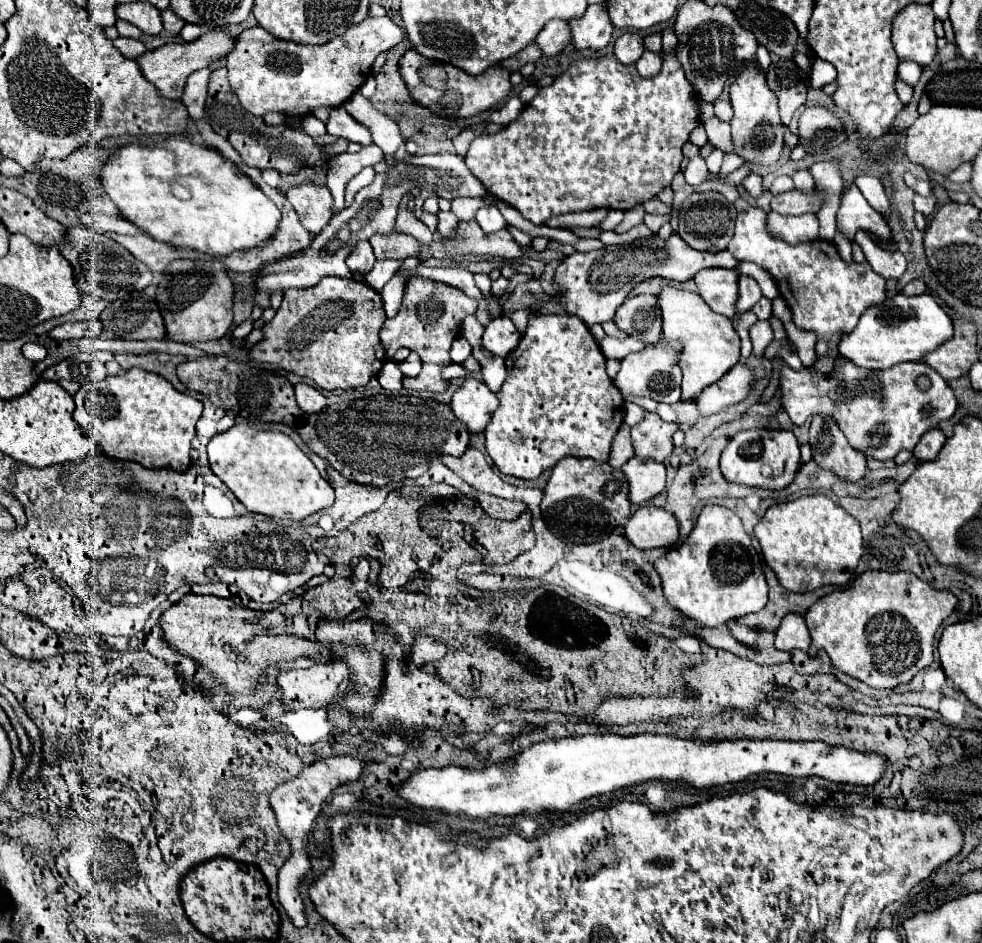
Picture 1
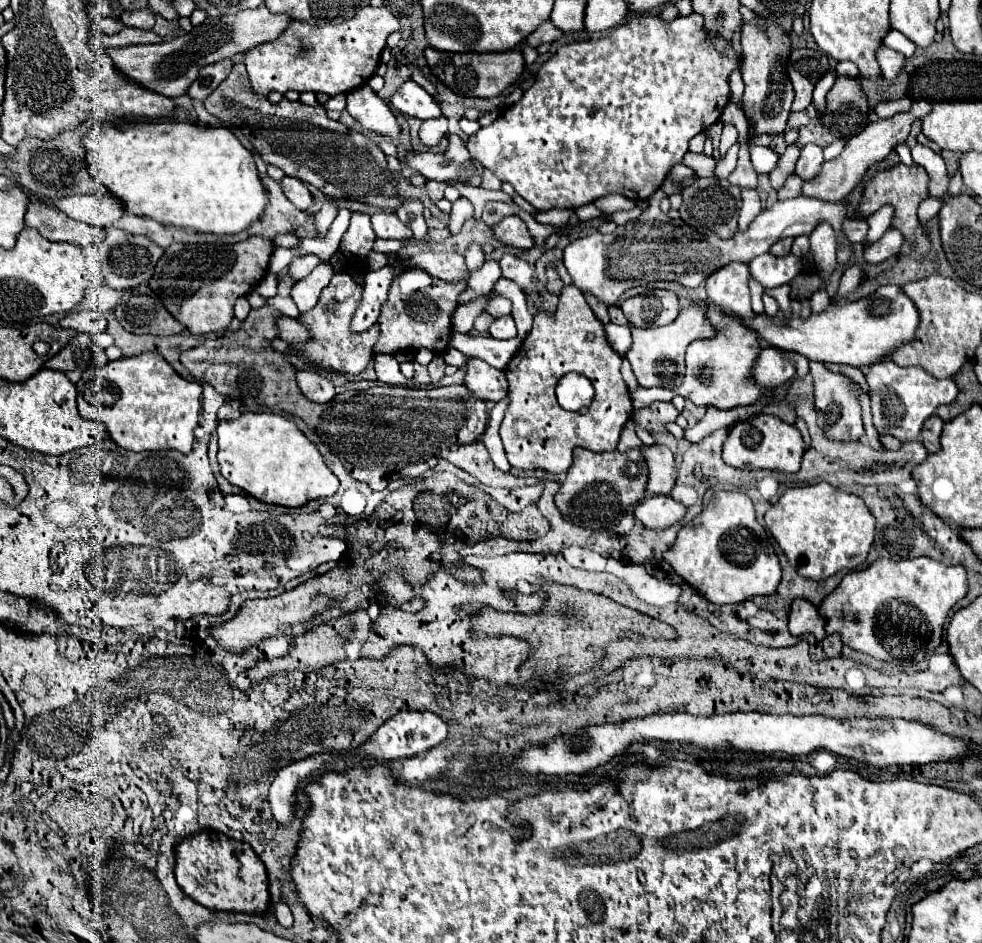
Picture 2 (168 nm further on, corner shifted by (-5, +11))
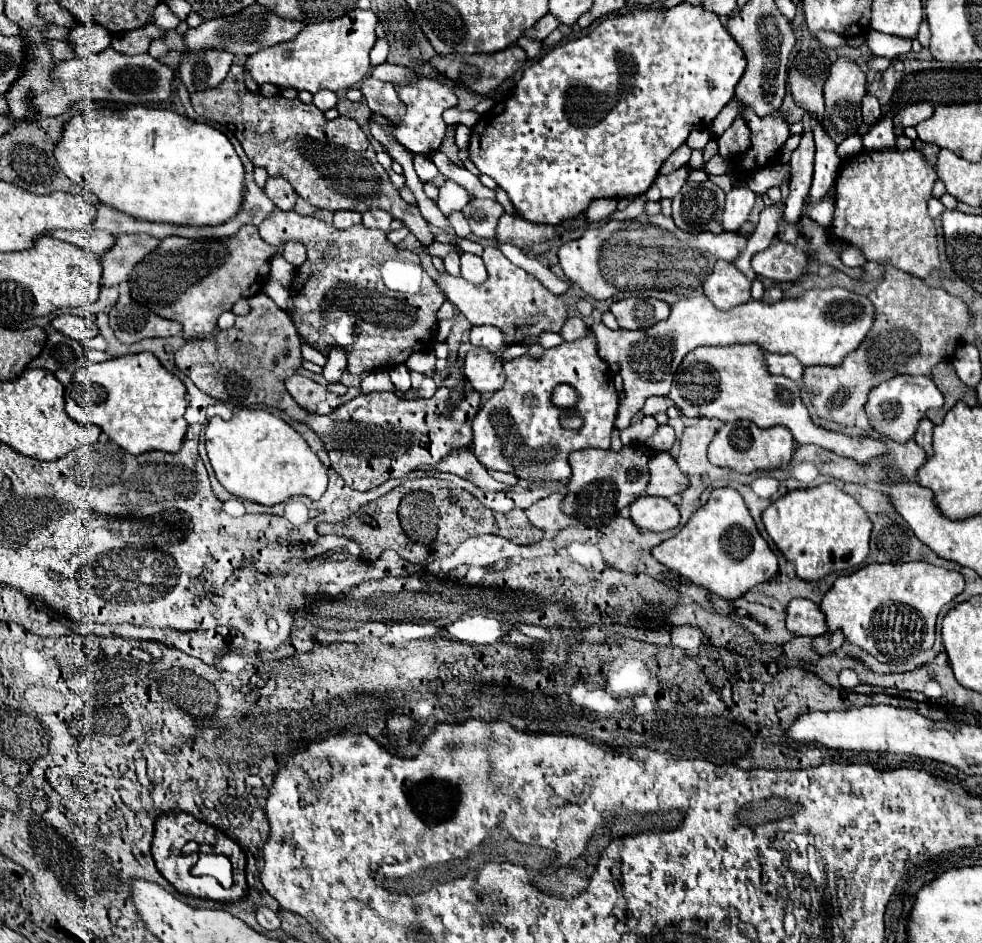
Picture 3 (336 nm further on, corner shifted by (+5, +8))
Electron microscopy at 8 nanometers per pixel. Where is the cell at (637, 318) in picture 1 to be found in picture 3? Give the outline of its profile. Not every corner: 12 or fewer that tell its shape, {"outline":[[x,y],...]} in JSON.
{"outline":[[632,297],[610,305],[624,329],[648,329],[670,315],[668,303]]}

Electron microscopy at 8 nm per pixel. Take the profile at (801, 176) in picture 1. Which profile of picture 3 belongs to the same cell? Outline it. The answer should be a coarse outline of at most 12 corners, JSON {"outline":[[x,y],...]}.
{"outline":[[814,139],[794,149],[788,199],[804,199],[812,185]]}

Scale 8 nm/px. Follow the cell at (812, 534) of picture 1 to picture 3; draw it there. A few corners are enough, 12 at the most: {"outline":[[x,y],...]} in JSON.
{"outline":[[834,483],[762,513],[804,581],[852,571],[872,523]]}

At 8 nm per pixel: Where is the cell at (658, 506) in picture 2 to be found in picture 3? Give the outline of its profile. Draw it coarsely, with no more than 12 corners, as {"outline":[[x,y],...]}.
{"outline":[[640,495],[630,505],[636,527],[658,533],[680,521],[666,497]]}

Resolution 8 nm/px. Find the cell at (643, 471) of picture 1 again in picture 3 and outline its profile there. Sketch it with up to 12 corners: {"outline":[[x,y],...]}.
{"outline":[[666,451],[650,459],[646,493],[672,497],[690,485]]}

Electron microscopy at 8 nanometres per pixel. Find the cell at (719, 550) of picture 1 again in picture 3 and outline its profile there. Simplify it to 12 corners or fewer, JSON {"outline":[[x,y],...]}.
{"outline":[[714,489],[656,561],[722,599],[778,559],[742,495]]}

